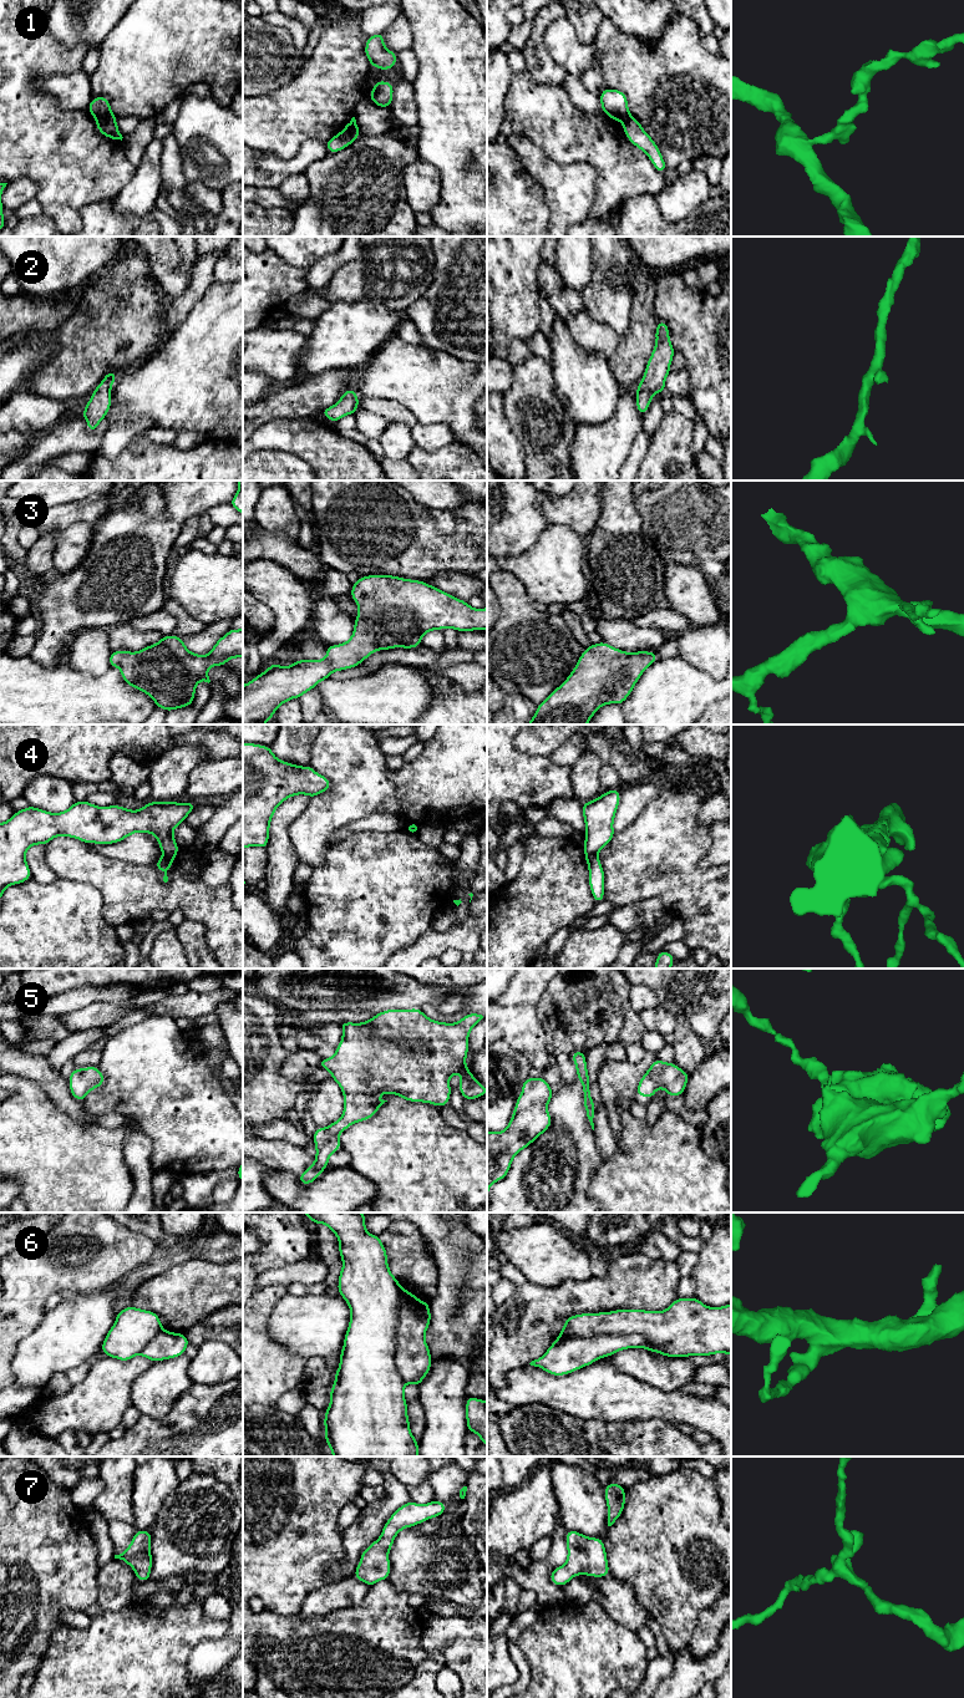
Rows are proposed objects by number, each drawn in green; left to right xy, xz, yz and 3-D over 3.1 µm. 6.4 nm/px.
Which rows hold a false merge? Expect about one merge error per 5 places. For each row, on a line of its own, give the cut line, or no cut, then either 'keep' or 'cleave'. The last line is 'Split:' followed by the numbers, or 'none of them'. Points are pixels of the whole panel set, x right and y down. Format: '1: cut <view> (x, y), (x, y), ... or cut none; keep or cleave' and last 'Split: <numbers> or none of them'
1: cut xy (95, 116), (115, 118); cleave
2: cut none; keep
3: cut none; keep
4: cut xy (163, 854), (174, 857); cleave
5: cut none; keep
6: cut yz (558, 1338), (640, 1333), (647, 1341); cleave
7: cut none; keep
Split: 1, 4, 6

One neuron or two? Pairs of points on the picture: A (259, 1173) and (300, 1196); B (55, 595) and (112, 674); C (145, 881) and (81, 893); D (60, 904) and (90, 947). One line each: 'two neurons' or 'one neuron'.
A: two neurons
B: two neurons
C: two neurons
D: one neuron

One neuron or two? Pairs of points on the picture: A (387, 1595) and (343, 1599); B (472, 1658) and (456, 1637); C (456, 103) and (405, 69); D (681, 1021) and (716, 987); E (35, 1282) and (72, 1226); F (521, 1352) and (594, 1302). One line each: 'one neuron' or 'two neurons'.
A: two neurons
B: one neuron
C: two neurons
D: two neurons
E: one neuron
F: one neuron

